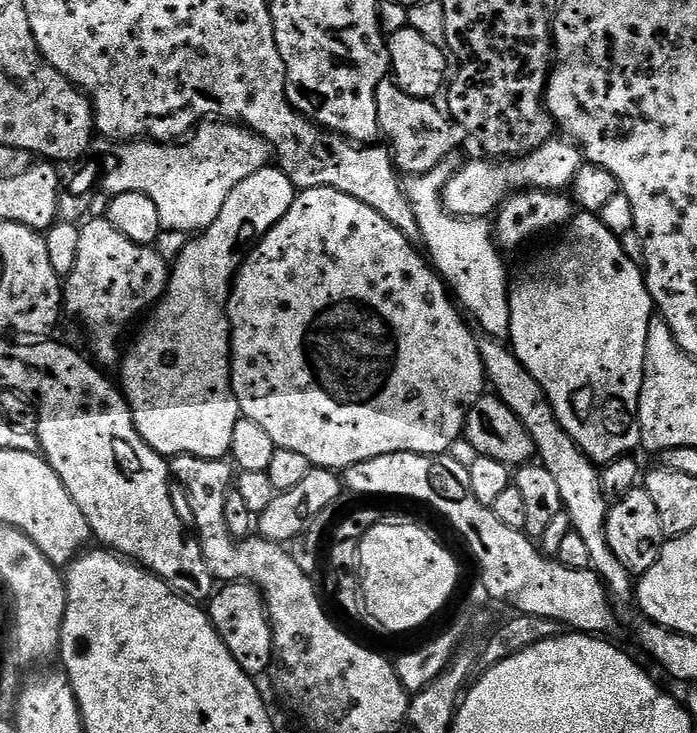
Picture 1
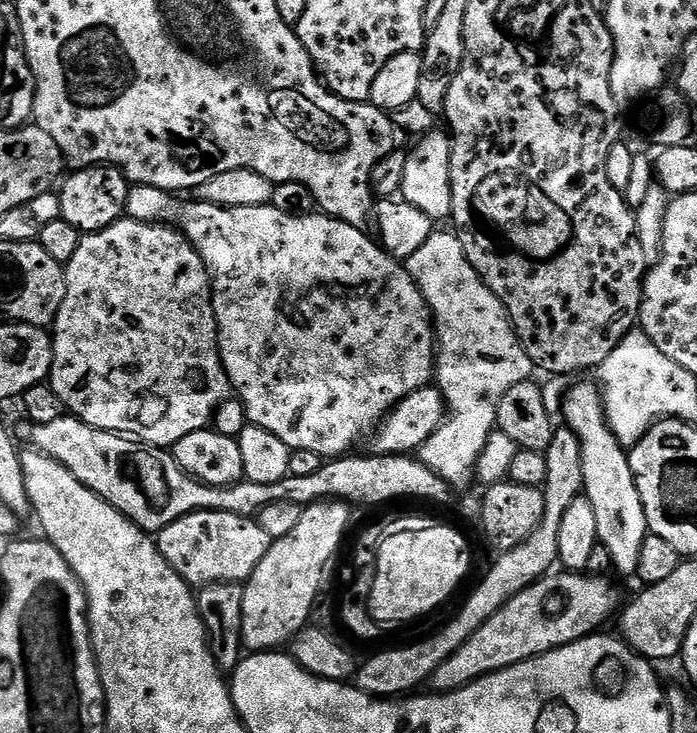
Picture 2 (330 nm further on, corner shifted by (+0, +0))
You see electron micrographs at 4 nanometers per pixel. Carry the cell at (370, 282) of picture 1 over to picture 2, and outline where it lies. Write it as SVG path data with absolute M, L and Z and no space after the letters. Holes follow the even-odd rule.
M138 184L129 187L124 210L129 220L144 220L148 224L167 224L181 229L198 250L212 281L212 305L216 325L220 331L220 357L228 375L231 391L238 397L244 413L248 416L249 424L262 426L262 430L270 430L270 434L282 438L282 442L286 442L286 446L293 452L314 450L314 454L322 458L339 458L349 455L355 449L352 447L364 435L365 439L375 432L380 427L381 420L392 411L399 400L414 394L414 390L429 387L433 383L438 345L428 304L407 267L394 259L385 248L381 248L371 235L368 237L364 228L355 228L334 219L333 216L323 214L282 214L282 210L275 208L272 203L241 208L219 208L216 204L195 203L187 204L184 198L161 188Z

